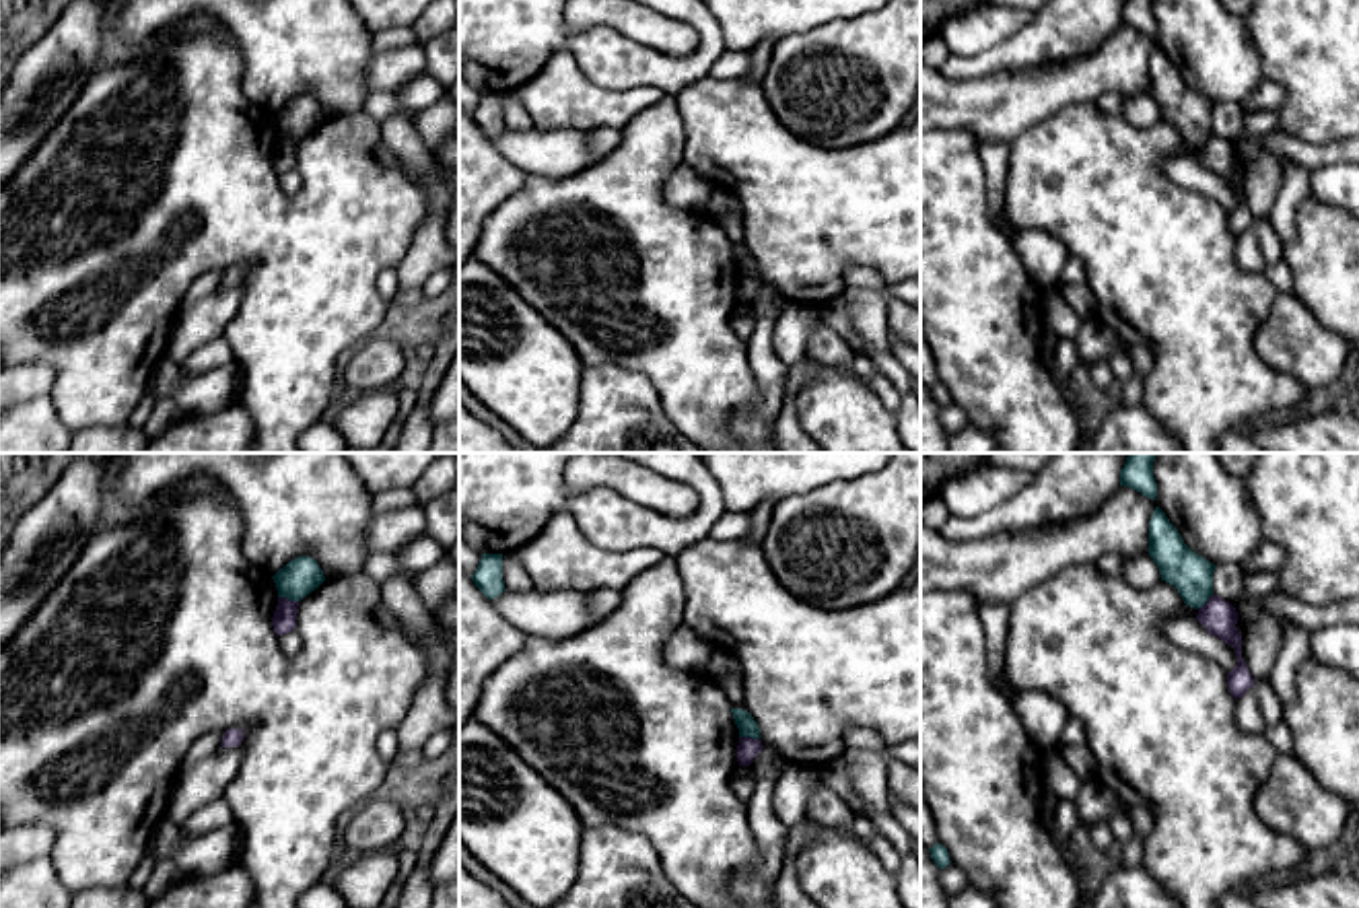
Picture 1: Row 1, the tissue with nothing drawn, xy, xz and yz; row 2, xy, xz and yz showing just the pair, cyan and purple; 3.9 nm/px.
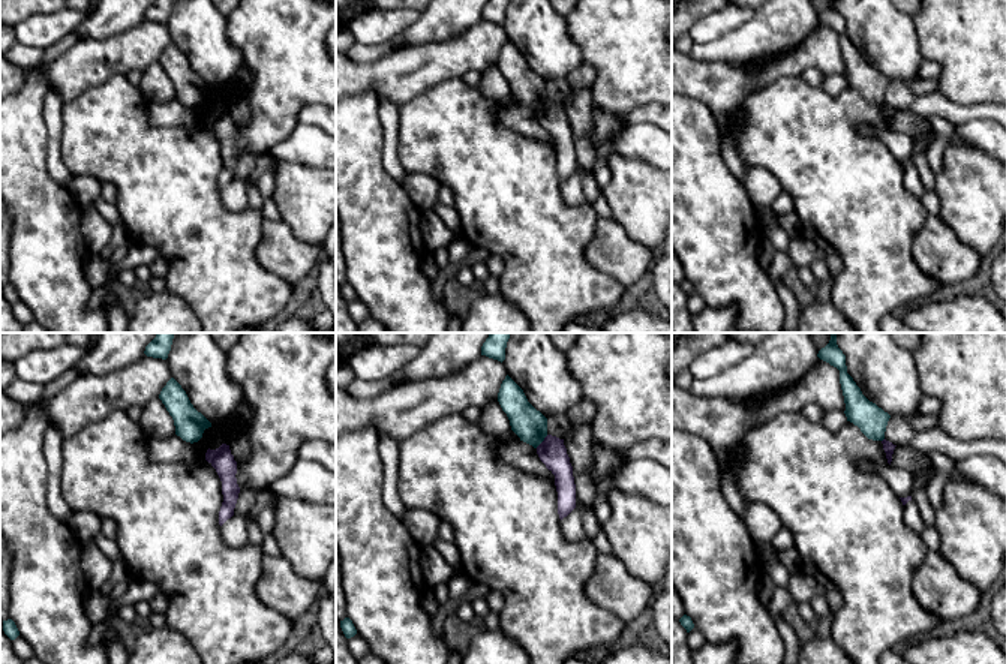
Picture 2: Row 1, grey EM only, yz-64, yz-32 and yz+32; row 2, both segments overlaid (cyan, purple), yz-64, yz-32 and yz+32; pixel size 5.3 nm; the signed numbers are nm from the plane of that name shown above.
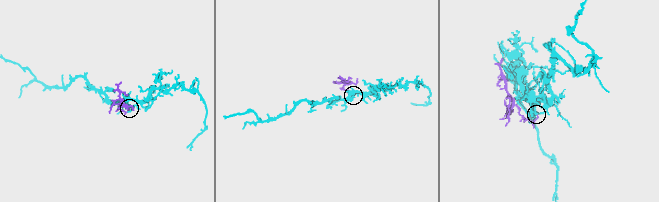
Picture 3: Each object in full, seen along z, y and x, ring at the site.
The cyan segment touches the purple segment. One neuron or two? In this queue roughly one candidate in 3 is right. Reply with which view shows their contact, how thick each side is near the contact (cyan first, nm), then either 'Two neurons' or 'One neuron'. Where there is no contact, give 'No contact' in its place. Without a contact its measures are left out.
Touches cyan in xy. Thickness 150 nm (cyan) against 100 nm. Two neurons

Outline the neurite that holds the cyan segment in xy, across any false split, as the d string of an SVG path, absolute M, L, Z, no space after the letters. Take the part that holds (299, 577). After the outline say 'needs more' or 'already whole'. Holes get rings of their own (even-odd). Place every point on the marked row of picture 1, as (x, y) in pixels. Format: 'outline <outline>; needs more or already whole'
outline M309 556L290 560L272 579L276 583L278 597L286 597L290 601L301 601L325 581L317 560Z; already whole

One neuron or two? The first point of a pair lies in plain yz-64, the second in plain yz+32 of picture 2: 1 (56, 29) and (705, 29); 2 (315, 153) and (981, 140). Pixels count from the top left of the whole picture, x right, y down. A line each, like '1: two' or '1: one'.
1: one
2: one

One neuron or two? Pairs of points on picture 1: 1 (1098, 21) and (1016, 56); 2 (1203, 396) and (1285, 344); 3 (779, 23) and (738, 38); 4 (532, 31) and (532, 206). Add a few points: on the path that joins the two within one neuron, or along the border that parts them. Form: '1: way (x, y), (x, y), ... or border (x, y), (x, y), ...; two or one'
1: way (1077, 21), (1036, 44); one
2: border (1269, 311), (1255, 348), (1269, 365), (1304, 386); two
3: way (769, 23), (752, 23), (748, 27); one
4: border (575, 56), (559, 50), (515, 91); two

